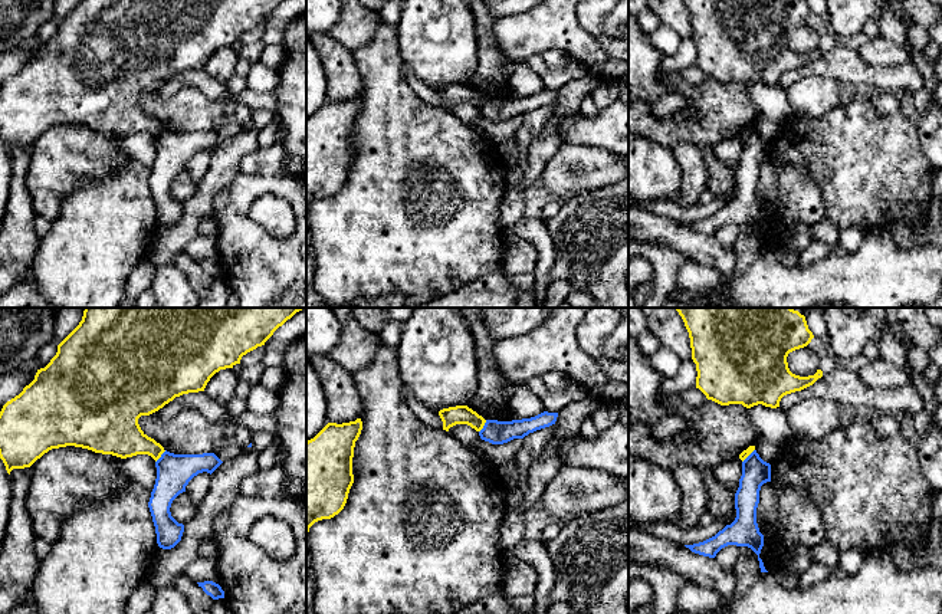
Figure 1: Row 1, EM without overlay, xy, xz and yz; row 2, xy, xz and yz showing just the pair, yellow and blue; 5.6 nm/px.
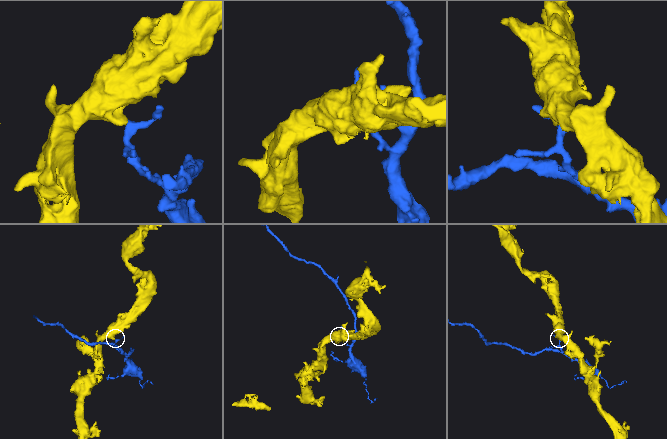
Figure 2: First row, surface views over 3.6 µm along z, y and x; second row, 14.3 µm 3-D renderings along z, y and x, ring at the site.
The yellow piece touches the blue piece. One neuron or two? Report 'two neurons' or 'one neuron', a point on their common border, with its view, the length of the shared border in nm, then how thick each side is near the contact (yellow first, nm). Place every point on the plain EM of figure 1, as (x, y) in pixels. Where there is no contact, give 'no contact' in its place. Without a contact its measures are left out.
two neurons; meets yellow in xy at (160, 134); contact 90 nm long; 240 nm thick on the yellow side, 200 nm on the other

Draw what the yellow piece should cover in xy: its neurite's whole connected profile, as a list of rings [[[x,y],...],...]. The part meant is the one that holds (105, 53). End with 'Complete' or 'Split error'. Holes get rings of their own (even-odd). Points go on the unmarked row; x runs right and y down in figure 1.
[[[79,0],[79,3],[58,23],[58,30],[50,40],[45,46],[37,47],[35,58],[26,63],[19,73],[7,79],[0,89],[0,137],[7,151],[10,152],[13,147],[30,145],[49,128],[66,124],[82,125],[121,137],[148,132],[157,139],[165,128],[141,108],[138,96],[158,89],[175,75],[204,69],[207,60],[216,50],[240,42],[243,33],[265,23],[273,10],[283,1],[285,0]]]. Complete

